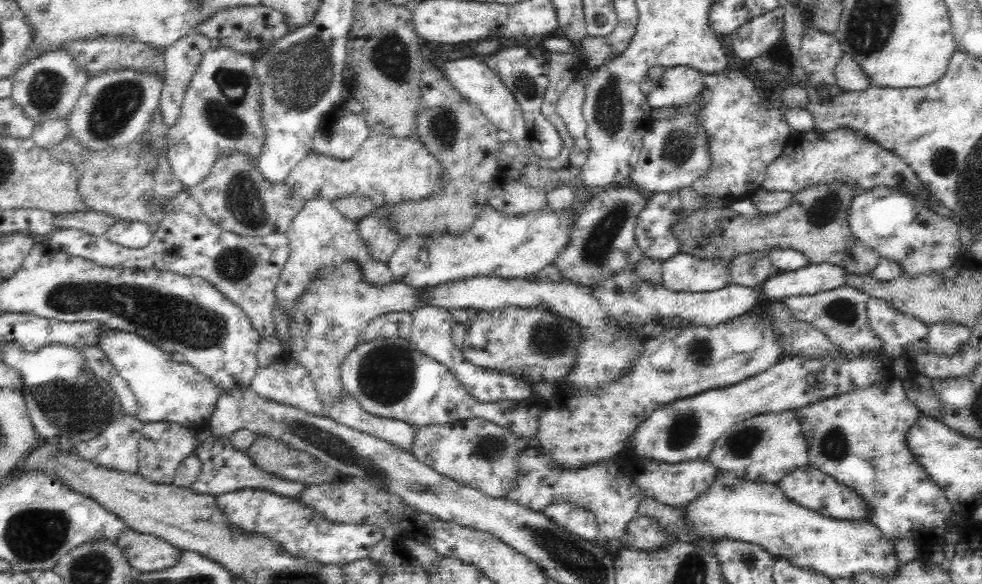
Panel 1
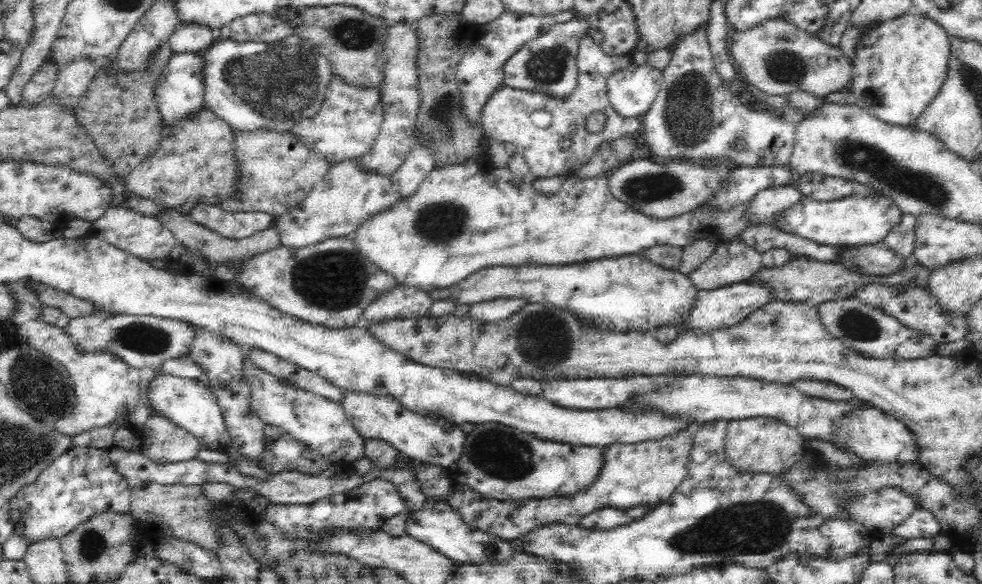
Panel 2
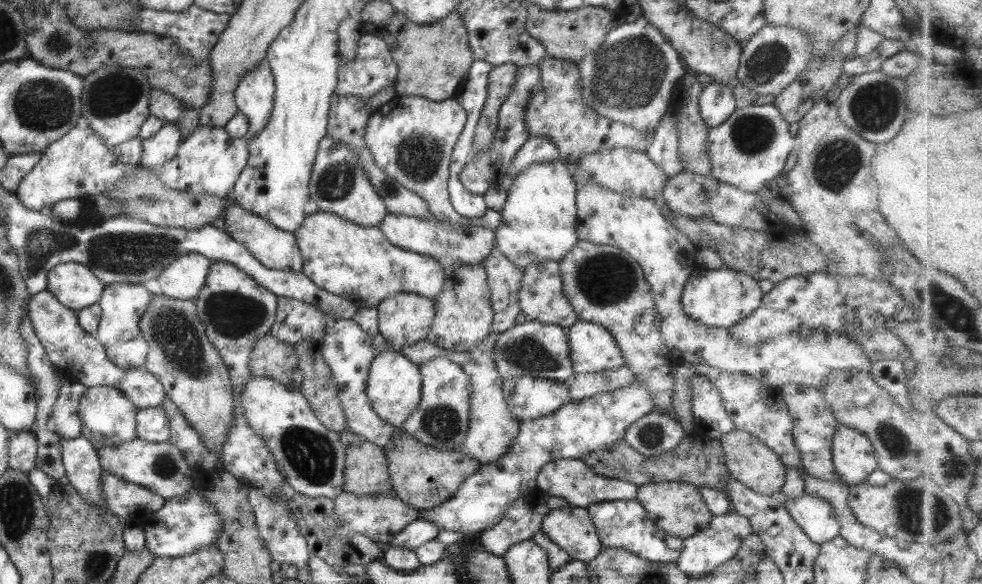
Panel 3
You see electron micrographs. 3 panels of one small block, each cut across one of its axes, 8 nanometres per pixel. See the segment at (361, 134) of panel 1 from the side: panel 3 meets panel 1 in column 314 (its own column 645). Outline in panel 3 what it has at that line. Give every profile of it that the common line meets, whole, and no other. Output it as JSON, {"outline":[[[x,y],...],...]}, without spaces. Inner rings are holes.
{"outline":[[[545,57],[538,71],[539,84],[532,89],[532,98],[524,108],[524,127],[528,136],[544,136],[558,150],[558,158],[567,164],[576,163],[582,156],[601,150],[630,148],[644,152],[648,147],[646,136],[634,126],[612,121],[586,106],[579,94],[580,74],[577,65],[565,58]]]}

